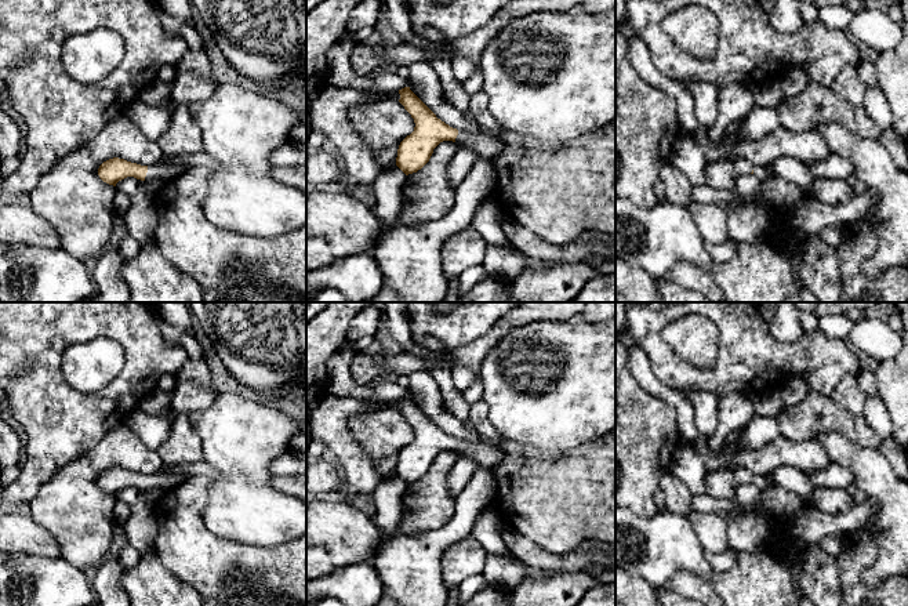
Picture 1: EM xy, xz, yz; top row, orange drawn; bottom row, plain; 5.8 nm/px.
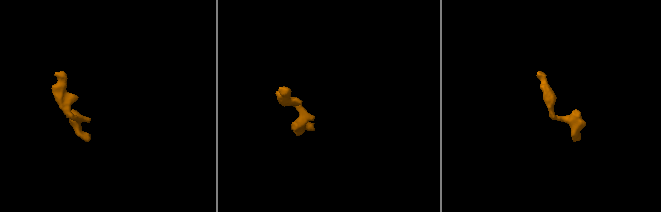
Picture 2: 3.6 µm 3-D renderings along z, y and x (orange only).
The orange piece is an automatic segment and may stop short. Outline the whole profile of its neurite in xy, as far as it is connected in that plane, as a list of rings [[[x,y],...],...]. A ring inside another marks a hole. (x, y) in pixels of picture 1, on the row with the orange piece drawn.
[[[113,157],[99,166],[98,175],[103,182],[116,186],[119,181],[127,177],[134,177],[141,181],[159,178],[163,182],[167,182],[185,170],[185,167],[179,166],[141,166],[124,159]]]

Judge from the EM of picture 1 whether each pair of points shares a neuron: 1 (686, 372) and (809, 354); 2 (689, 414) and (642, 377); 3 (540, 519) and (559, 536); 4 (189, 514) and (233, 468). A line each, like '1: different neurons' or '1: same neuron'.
1: same neuron
2: same neuron
3: same neuron
4: different neurons

